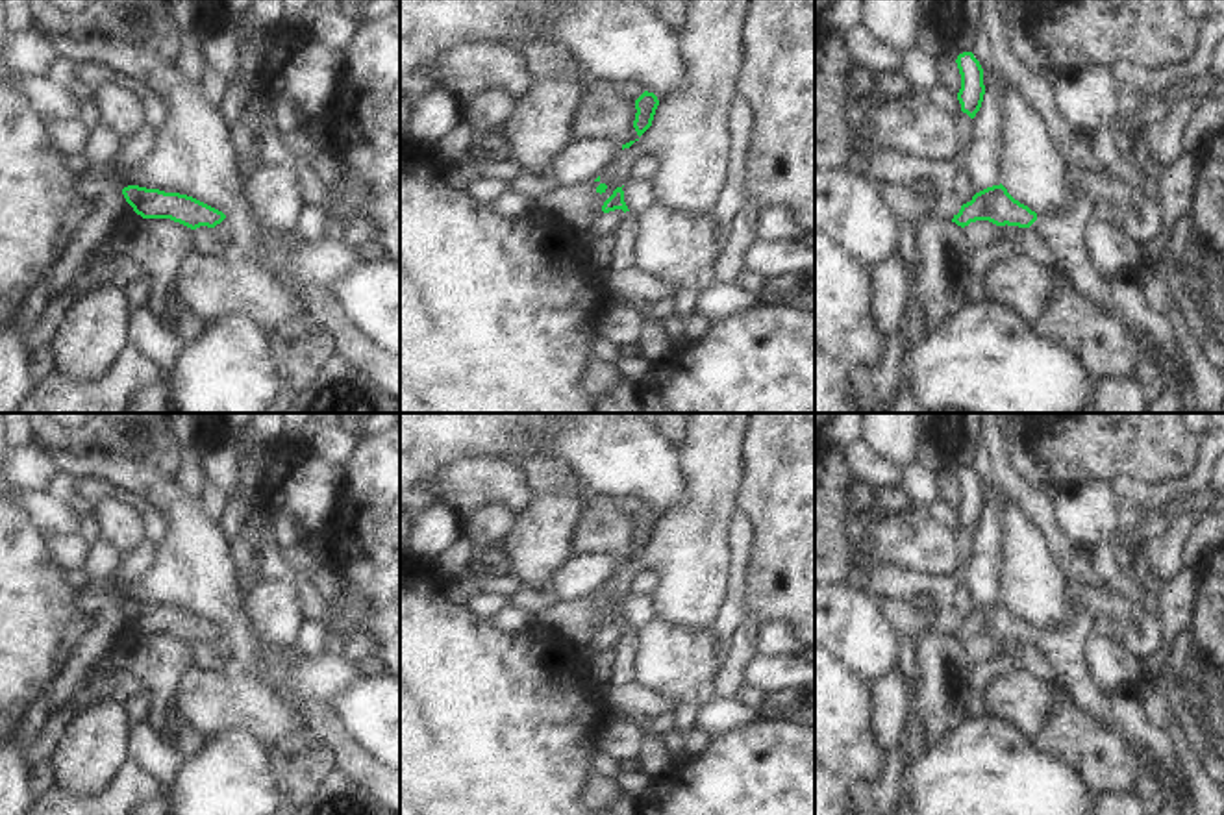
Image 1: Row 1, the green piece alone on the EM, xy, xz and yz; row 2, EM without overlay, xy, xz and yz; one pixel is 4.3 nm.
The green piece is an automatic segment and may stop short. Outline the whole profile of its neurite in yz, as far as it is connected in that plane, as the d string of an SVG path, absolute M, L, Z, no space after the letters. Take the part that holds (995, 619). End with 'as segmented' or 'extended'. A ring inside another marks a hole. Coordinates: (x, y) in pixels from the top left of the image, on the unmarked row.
M1000 600L987 602L963 619L952 637L965 643L976 635L989 635L996 641L1018 641L1037 646L1052 665L1057 683L1067 691L1068 698L1081 711L1111 724L1111 698L1093 682L1083 648L1094 635L1094 617L1083 609L1070 609L1059 630L1039 630L1028 621L1015 615L1007 604Z; extended

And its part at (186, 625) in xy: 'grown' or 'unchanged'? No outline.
unchanged

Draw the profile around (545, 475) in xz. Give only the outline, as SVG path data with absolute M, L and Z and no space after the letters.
M533 456L520 458L517 463L526 470L528 482L537 493L576 487L585 495L589 502L596 498L596 495L578 474L576 467L567 461Z

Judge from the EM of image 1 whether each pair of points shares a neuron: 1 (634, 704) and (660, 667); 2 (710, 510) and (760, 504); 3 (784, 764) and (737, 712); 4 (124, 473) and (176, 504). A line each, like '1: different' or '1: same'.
1: different
2: different
3: different
4: same

